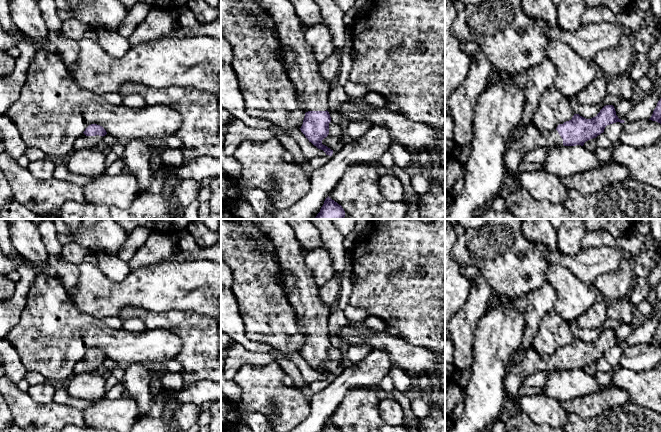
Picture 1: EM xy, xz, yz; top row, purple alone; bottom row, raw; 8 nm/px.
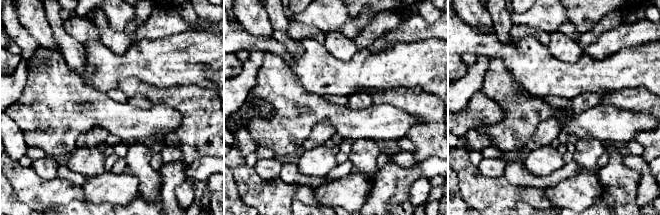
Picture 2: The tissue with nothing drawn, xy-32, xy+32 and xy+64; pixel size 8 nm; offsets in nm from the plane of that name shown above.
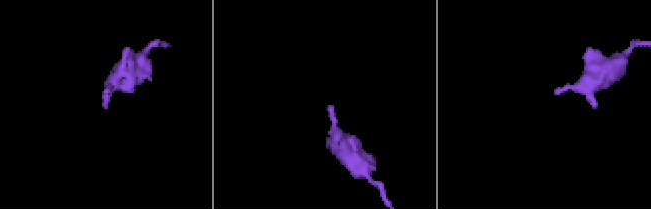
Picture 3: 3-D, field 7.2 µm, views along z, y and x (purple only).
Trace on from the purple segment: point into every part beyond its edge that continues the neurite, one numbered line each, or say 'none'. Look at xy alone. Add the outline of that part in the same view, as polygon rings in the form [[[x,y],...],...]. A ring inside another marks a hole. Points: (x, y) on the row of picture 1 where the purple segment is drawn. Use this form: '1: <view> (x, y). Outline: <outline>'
1: xy (82, 141). Outline: [[[82,133],[80,136],[78,136],[74,143],[75,149],[82,149],[82,148],[88,148],[88,147],[97,147],[102,143],[102,136],[96,135],[96,136],[86,136],[84,133]]]

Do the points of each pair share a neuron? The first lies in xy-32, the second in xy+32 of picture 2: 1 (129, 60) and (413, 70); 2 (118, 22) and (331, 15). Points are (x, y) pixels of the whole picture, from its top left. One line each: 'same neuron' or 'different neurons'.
1: same neuron
2: same neuron

